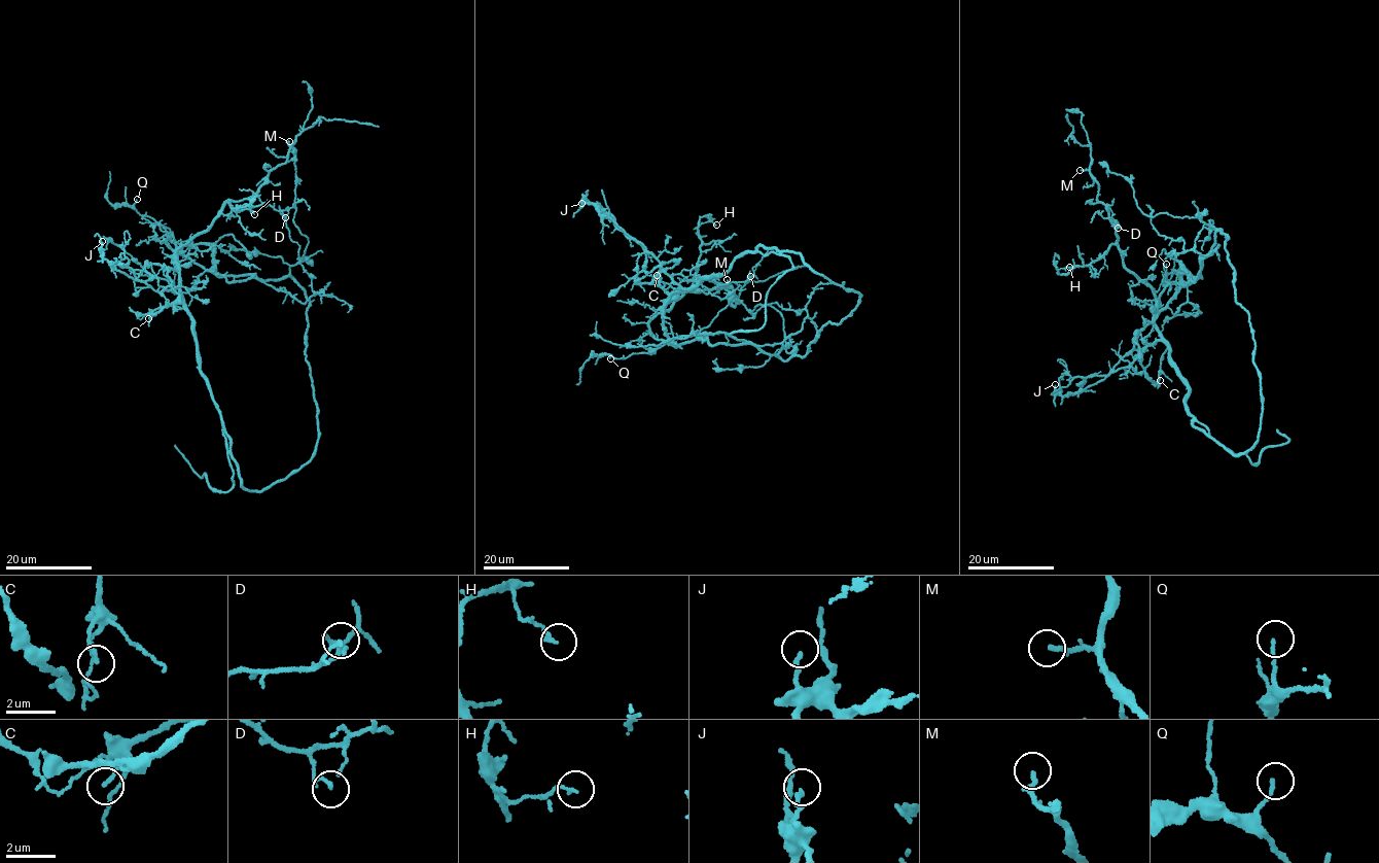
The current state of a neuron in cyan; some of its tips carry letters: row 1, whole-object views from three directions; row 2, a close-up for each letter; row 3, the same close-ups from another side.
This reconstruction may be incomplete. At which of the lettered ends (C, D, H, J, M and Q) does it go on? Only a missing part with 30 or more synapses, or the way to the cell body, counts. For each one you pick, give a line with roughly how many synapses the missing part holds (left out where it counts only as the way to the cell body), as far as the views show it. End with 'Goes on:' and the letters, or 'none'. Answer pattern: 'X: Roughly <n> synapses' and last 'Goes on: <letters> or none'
M: Roughly 40 synapses
Goes on: M

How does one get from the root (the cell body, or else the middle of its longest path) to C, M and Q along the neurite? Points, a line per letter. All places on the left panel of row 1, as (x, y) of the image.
C: (181, 288), (181, 307), (161, 306), (148, 318)
M: (181, 288), (175, 251), (206, 231), (227, 202), (250, 198), (270, 172), (286, 160), (289, 141)
Q: (181, 288), (179, 265), (173, 261), (180, 252), (180, 245), (169, 229), (137, 213), (133, 206), (137, 199)

